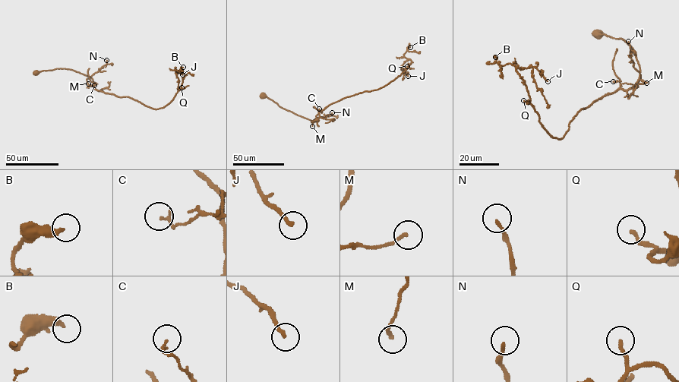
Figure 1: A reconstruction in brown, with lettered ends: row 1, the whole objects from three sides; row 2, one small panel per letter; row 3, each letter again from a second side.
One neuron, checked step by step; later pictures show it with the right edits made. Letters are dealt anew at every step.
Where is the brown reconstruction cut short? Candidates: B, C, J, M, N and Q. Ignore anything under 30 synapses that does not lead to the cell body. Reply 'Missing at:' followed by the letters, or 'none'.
Missing at: J

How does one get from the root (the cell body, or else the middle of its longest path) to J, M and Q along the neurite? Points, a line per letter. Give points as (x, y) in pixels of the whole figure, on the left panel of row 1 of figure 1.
J: (36, 73), (71, 69), (90, 76), (96, 89), (156, 108), (181, 87), (185, 74), (175, 70), (182, 74)
M: (36, 73), (70, 69), (90, 76), (94, 85), (90, 86), (88, 83)
Q: (36, 73), (61, 68), (74, 70), (90, 76), (96, 89), (129, 96), (155, 108), (165, 106), (181, 87)

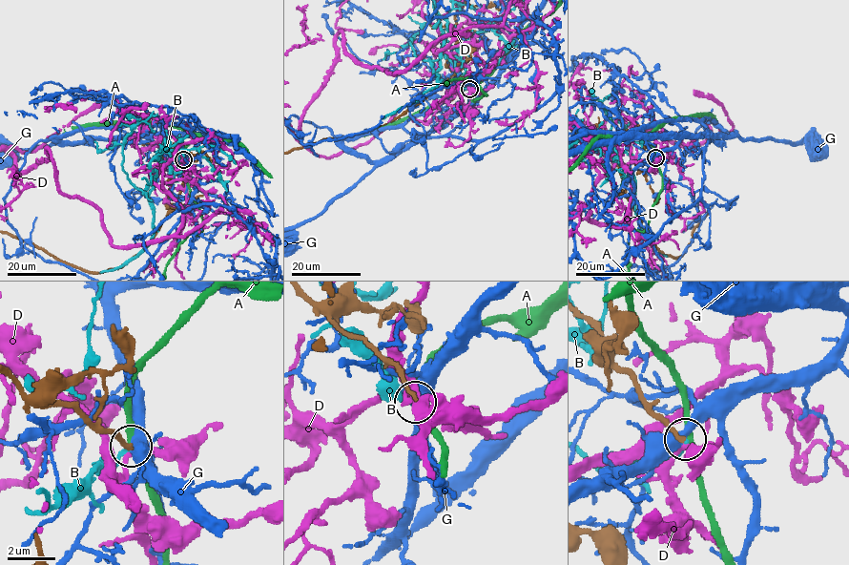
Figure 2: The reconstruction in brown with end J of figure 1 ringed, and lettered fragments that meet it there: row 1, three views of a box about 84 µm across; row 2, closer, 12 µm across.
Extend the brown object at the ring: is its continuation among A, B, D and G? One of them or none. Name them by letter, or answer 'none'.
none

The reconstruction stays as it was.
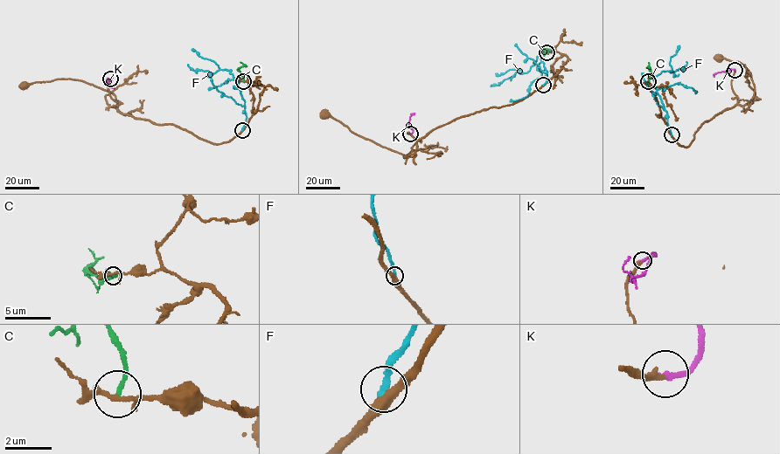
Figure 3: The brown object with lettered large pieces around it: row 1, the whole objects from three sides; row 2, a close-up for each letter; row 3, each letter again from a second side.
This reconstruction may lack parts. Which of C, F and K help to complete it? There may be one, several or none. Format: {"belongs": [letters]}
{"belongs": ["K"]}

